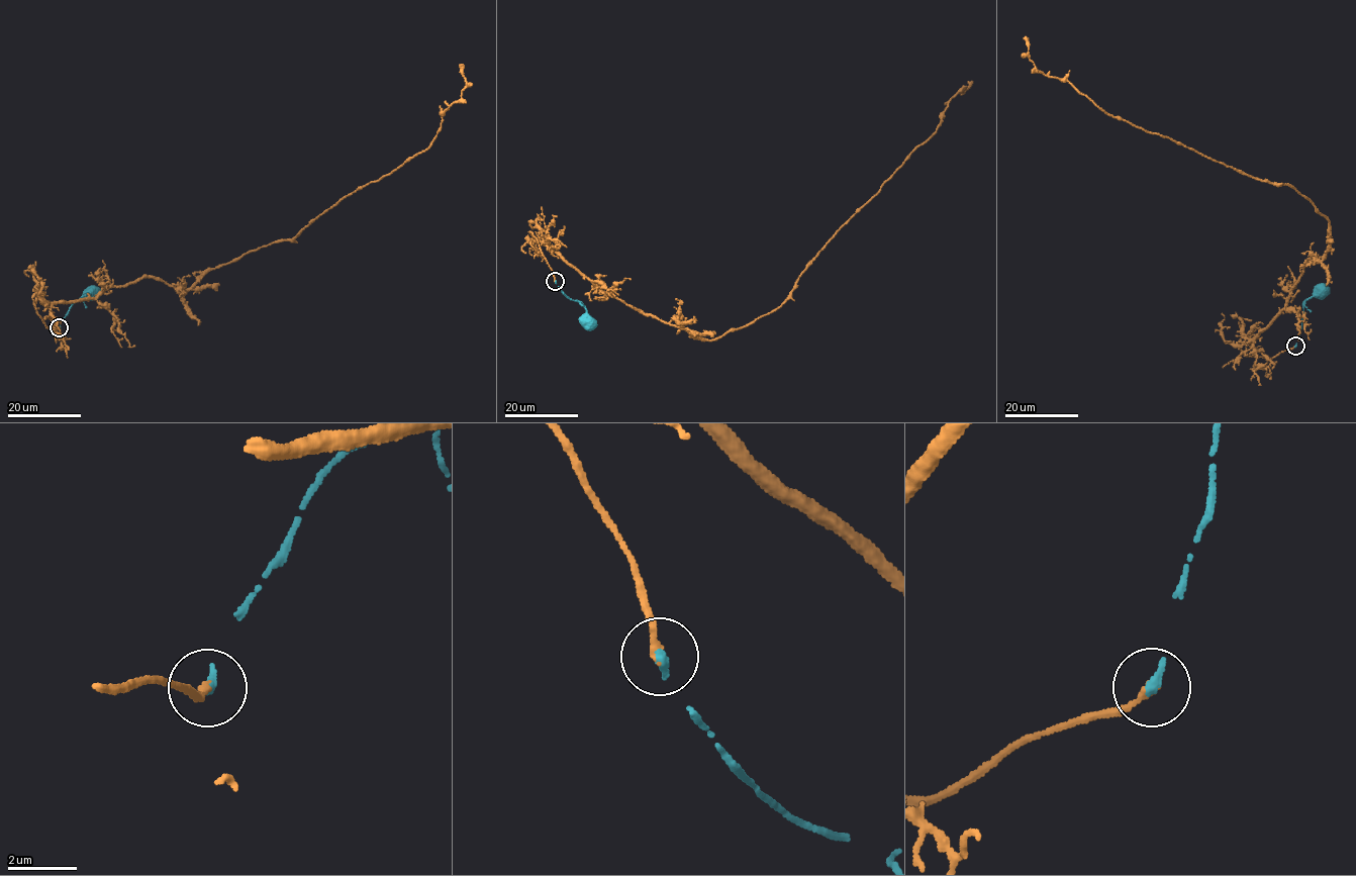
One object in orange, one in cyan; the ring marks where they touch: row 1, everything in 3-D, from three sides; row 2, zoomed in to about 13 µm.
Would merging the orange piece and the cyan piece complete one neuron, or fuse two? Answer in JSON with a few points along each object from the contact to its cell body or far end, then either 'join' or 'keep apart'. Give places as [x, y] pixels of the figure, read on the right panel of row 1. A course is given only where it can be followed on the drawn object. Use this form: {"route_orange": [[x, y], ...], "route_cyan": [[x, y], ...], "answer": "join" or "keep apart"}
{"route_orange": [[1295, 346], [1252, 357], [1239, 343], [1323, 257], [1326, 217], [1292, 187], [1101, 110], [1038, 71], [1024, 38]], "route_cyan": [[1295, 346], [1303, 304], [1322, 293]], "answer": "join"}

